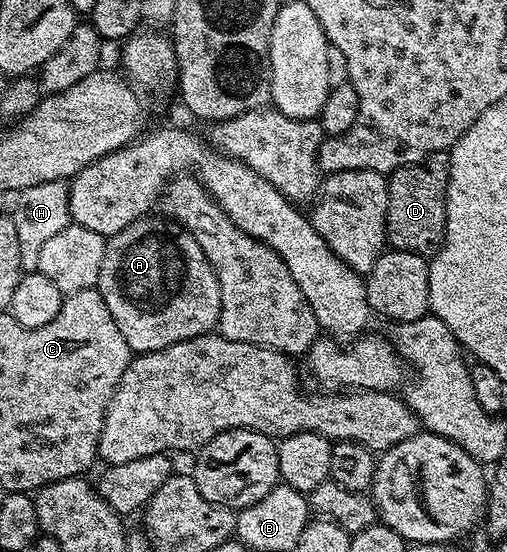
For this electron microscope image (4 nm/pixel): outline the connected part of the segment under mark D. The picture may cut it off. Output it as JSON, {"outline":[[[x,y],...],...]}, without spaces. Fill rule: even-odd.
{"outline":[[[431,153],[430,156],[420,161],[417,165],[403,165],[400,169],[395,169],[388,177],[388,214],[386,215],[386,223],[388,231],[386,241],[391,248],[401,249],[402,251],[410,251],[425,259],[431,259],[436,256],[436,252],[444,245],[444,228],[446,227],[446,203],[448,202],[448,153]]]}

